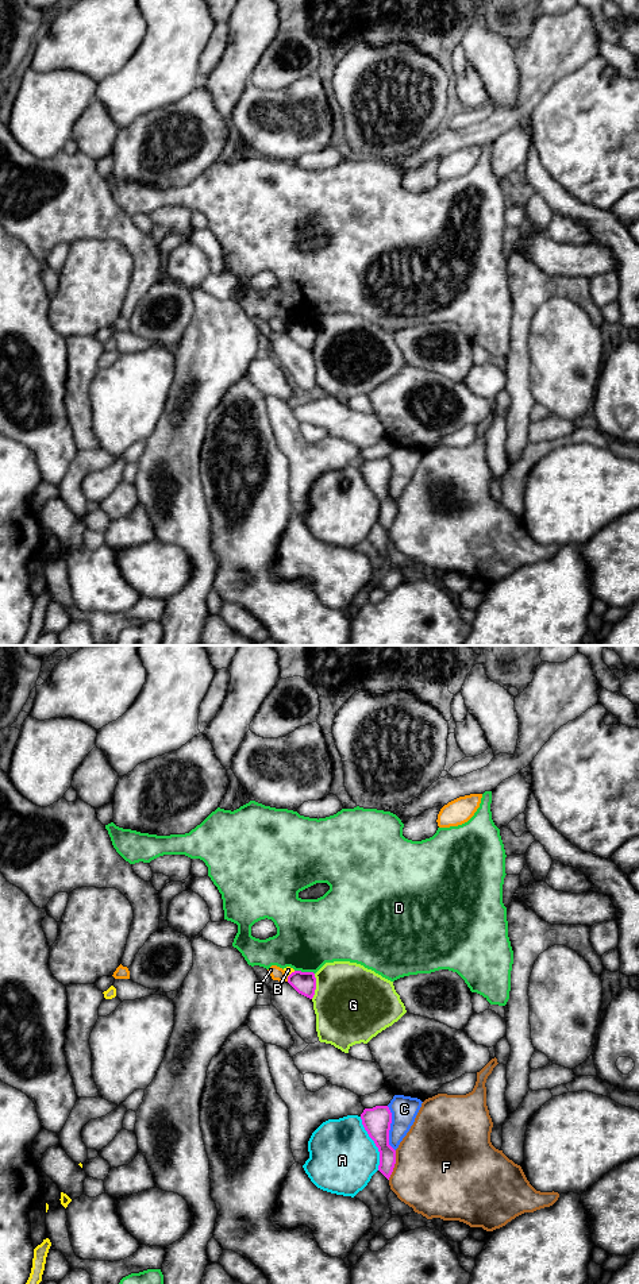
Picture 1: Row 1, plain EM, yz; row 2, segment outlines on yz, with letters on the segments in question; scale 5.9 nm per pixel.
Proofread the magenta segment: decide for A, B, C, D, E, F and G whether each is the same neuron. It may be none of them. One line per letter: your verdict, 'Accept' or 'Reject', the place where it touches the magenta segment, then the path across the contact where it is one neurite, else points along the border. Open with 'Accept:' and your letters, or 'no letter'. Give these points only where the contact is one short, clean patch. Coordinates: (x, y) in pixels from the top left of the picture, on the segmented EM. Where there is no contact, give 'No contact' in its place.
Accept: no letter
A: Reject. Touches magenta at yz (374, 1142)
B: Reject. Touches magenta at yz (291, 974). Boundary: yz (295, 971), (288, 976)
C: Reject. Touches magenta at yz (389, 1129)
D: Reject. Touches magenta at yz (304, 972)
E: Reject. Touches magenta at yz (288, 979)
F: Reject. Touches magenta at yz (393, 1165)
G: Reject. Touches magenta at yz (315, 986)

